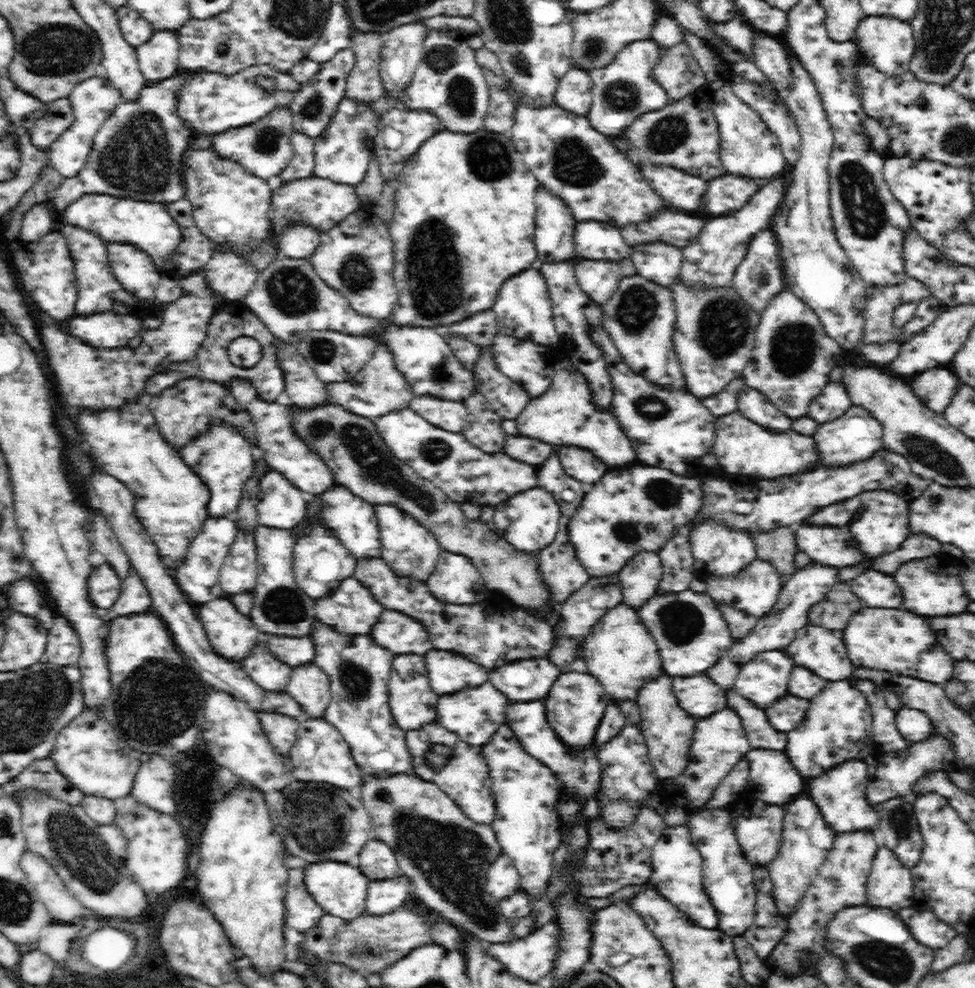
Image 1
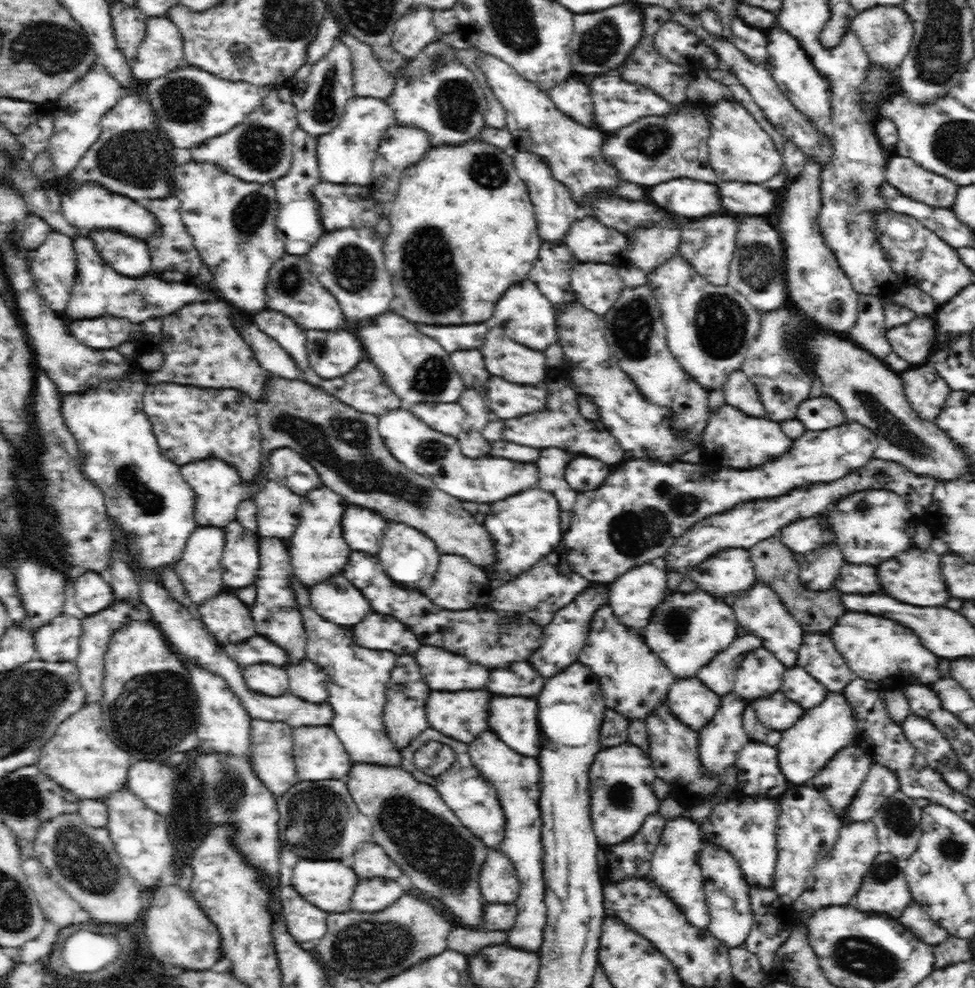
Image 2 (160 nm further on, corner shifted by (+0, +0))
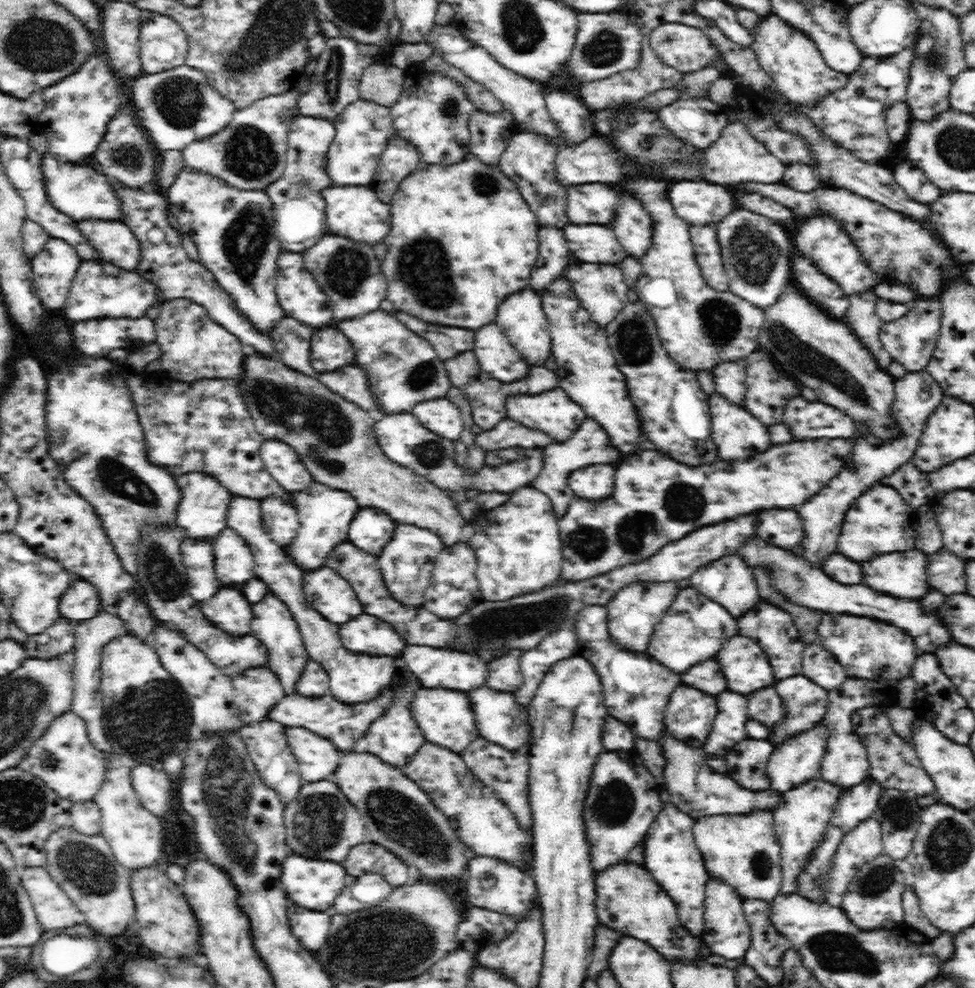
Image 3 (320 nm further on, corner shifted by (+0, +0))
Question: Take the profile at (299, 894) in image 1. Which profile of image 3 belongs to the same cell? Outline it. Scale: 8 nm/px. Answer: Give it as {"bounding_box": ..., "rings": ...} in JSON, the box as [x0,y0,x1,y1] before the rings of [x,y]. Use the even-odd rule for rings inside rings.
{"bounding_box":[287,902,330,950],"rings":[[[290,902],[287,908],[291,933],[308,950],[320,950],[330,932],[329,912],[316,912]]]}

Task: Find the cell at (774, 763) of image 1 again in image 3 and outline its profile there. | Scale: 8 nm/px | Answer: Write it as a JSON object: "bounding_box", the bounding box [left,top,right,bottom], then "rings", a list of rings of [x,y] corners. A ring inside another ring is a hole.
{"bounding_box":[723,740,774,790],"rings":[[[742,740],[730,756],[723,756],[723,760],[728,766],[726,775],[734,776],[742,788],[748,790],[768,790],[770,781],[766,772],[768,758],[772,754],[774,747],[766,740]]]}

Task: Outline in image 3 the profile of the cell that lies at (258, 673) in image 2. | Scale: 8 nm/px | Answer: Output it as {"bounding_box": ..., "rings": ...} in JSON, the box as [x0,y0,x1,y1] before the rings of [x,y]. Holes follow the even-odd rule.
{"bounding_box":[233,667,285,725],"rings":[[[268,667],[249,668],[233,677],[234,705],[242,725],[266,720],[271,708],[285,695],[277,673]]]}

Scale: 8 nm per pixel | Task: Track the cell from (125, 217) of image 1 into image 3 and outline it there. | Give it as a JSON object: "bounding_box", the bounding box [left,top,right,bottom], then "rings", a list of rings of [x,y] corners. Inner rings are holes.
{"bounding_box":[41,151,124,222],"rings":[[[48,151],[41,155],[41,159],[46,197],[60,212],[79,222],[88,219],[124,221],[124,204],[113,191],[108,176],[96,170],[89,161],[66,163]]]}

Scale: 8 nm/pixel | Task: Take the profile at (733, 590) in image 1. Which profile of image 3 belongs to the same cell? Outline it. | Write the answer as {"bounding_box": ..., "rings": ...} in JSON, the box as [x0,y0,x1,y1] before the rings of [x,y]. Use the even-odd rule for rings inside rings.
{"bounding_box":[737,600,805,680],"rings":[[[760,600],[754,608],[743,614],[737,621],[739,634],[754,638],[764,648],[764,652],[768,654],[769,664],[771,668],[774,668],[773,674],[776,676],[776,680],[801,674],[802,652],[804,652],[805,646],[800,640],[798,629],[788,612]]]}

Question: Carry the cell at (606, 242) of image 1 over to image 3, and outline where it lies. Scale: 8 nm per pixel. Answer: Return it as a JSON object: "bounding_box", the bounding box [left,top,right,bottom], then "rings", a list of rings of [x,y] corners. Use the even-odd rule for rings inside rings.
{"bounding_box":[564,223,628,265],"rings":[[[583,223],[568,224],[564,229],[566,251],[574,255],[574,262],[616,265],[628,256],[610,226]]]}

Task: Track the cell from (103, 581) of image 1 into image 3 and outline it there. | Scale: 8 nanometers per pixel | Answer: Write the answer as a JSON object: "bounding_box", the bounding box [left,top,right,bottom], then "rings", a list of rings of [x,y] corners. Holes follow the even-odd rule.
{"bounding_box":[60,579,101,622],"rings":[[[74,579],[61,596],[60,613],[71,622],[94,618],[101,611],[97,588],[82,579]]]}

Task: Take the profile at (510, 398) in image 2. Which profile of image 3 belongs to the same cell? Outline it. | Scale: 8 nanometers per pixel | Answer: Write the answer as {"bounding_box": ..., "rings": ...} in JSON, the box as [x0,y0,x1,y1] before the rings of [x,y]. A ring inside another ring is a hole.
{"bounding_box":[505,387,588,442],"rings":[[[559,387],[536,396],[508,397],[505,403],[508,417],[526,425],[526,428],[542,428],[542,432],[546,432],[548,436],[554,436],[556,442],[564,442],[564,440],[572,438],[580,424],[588,417],[587,412],[572,401],[567,393]]]}

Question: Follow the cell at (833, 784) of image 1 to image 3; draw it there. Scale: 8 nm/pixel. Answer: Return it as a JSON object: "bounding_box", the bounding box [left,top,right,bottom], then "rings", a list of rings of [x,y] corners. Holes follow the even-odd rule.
{"bounding_box":[821,677,898,790],"rings":[[[848,677],[840,686],[829,690],[829,705],[822,720],[829,736],[821,765],[821,778],[827,783],[847,790],[868,779],[869,757],[856,733],[852,717],[861,708],[880,707],[885,712],[889,706],[896,705],[894,690],[896,690],[897,683],[898,680],[888,680],[886,686],[882,686],[877,681]]]}

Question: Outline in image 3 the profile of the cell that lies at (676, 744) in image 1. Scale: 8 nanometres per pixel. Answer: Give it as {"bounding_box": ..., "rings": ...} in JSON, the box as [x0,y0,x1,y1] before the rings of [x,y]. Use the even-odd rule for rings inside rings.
{"bounding_box":[658,732,780,819],"rings":[[[667,732],[660,738],[658,744],[663,748],[664,759],[667,760],[663,770],[664,786],[669,790],[671,803],[693,819],[714,815],[738,815],[754,813],[756,810],[770,808],[773,811],[778,806],[780,791],[770,789],[762,792],[750,792],[740,788],[737,781],[724,773],[715,772],[706,764],[706,753],[703,749],[689,745],[689,742],[677,740]]]}

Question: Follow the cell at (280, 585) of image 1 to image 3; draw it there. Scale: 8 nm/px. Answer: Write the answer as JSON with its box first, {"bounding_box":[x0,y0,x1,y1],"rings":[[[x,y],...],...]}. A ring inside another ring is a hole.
{"bounding_box":[249,590,308,695],"rings":[[[270,590],[263,597],[262,602],[258,601],[253,604],[253,615],[254,619],[251,620],[249,634],[261,640],[264,647],[266,647],[266,652],[269,653],[266,667],[271,670],[274,668],[274,673],[277,673],[278,680],[281,681],[286,695],[296,694],[297,687],[294,684],[298,682],[298,676],[301,676],[302,668],[308,662],[308,652],[306,652],[304,641],[300,636],[300,632],[298,632],[298,624],[294,622],[288,608]]]}

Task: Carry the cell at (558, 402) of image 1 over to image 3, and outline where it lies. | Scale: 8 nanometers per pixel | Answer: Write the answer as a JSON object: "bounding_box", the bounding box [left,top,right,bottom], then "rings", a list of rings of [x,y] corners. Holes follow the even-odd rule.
{"bounding_box":[474,417,554,452],"rings":[[[510,417],[499,421],[492,430],[483,430],[474,436],[474,445],[486,452],[512,447],[544,448],[552,442],[554,440],[544,432],[530,430]]]}

